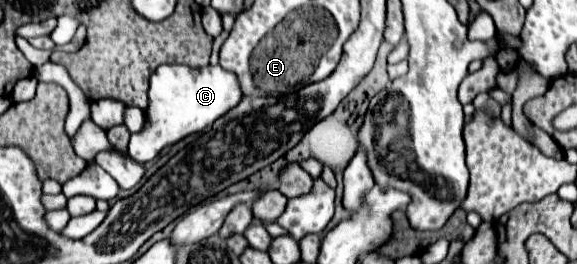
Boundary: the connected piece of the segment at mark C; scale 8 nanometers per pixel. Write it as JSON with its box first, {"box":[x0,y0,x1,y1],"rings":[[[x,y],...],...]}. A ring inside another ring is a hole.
{"box":[128,65,242,163],"rings":[[[160,65],[150,77],[150,105],[146,109],[148,123],[140,133],[130,137],[128,149],[132,159],[138,163],[152,161],[164,147],[170,147],[192,133],[204,131],[216,119],[234,109],[242,97],[238,77],[220,65],[206,65],[200,69],[186,65]]]}

